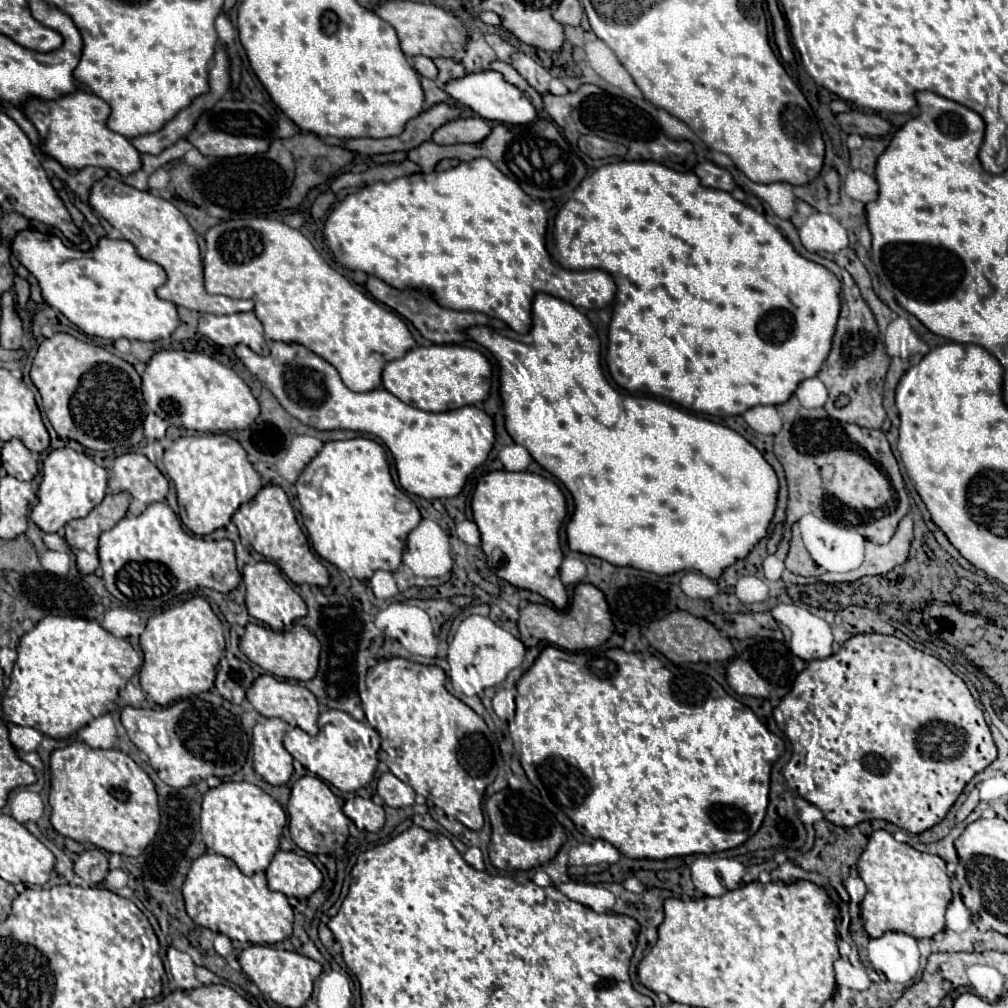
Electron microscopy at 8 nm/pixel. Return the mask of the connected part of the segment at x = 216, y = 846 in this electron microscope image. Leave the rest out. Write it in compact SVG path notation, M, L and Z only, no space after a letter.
M222 781L217 788L211 788L205 794L201 804L200 827L207 850L231 858L245 876L269 866L279 848L285 822L287 814L281 804L259 786L245 781Z

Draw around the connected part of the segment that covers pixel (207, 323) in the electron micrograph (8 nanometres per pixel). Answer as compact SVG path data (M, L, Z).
M253 312L231 314L231 316L215 316L201 314L199 332L213 340L217 346L235 346L245 344L255 354L267 356L267 340L263 336L263 326Z

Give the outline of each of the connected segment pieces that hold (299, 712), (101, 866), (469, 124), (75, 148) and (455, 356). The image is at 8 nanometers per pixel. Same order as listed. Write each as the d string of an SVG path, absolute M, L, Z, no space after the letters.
M265 674L265 676L259 676L251 690L247 692L247 700L253 704L253 708L271 718L271 716L277 716L281 720L285 720L289 726L293 728L301 728L305 730L309 736L315 736L319 732L317 728L317 716L319 716L319 704L313 696L311 690L307 690L305 686L299 686L299 684L293 684L293 682L287 682L287 680L279 680L271 674Z
M97 848L79 854L79 858L75 860L75 874L89 884L101 884L107 872L109 872L107 856Z
M459 118L455 122L449 122L453 128L439 128L433 136L445 136L445 140L437 140L439 144L475 144L483 142L491 134L491 126L483 118Z
M77 90L59 100L49 102L29 100L23 110L37 128L43 140L43 150L51 154L67 170L97 166L97 168L113 168L121 176L129 176L141 168L141 154L137 152L137 148L125 136L107 128L111 108L105 100L101 100L95 94Z
M431 344L415 346L403 358L393 360L383 370L383 386L401 402L427 412L457 410L475 402L483 402L491 388L489 360L469 346Z

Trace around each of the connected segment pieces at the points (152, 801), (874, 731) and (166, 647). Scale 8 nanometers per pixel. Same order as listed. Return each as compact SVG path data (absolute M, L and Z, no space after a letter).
M81 740L51 754L49 804L53 808L51 824L59 834L123 856L139 856L159 828L157 792L147 772L121 750L95 750Z
M875 632L873 634L857 634L857 636L849 638L837 654L823 658L823 660L809 662L807 668L803 670L803 674L799 674L799 678L795 680L795 686L791 688L791 692L773 710L773 716L775 716L777 726L785 732L785 736L789 738L791 748L793 748L793 756L787 762L787 766L783 768L787 786L797 796L801 796L809 804L817 806L829 822L833 822L835 826L845 826L845 828L851 828L865 820L887 820L899 828L907 830L909 834L921 834L921 832L929 830L931 826L939 824L947 816L949 808L955 804L959 794L963 792L965 784L997 758L997 748L991 738L989 726L985 724L983 712L977 708L967 684L959 676L955 676L935 656L915 650L907 642L903 642L895 636L883 636L883 634L875 634Z
M191 598L181 606L169 608L149 618L141 634L141 650L145 656L139 680L143 692L159 706L167 706L179 698L207 692L215 682L215 666L225 650L221 620L205 598Z

